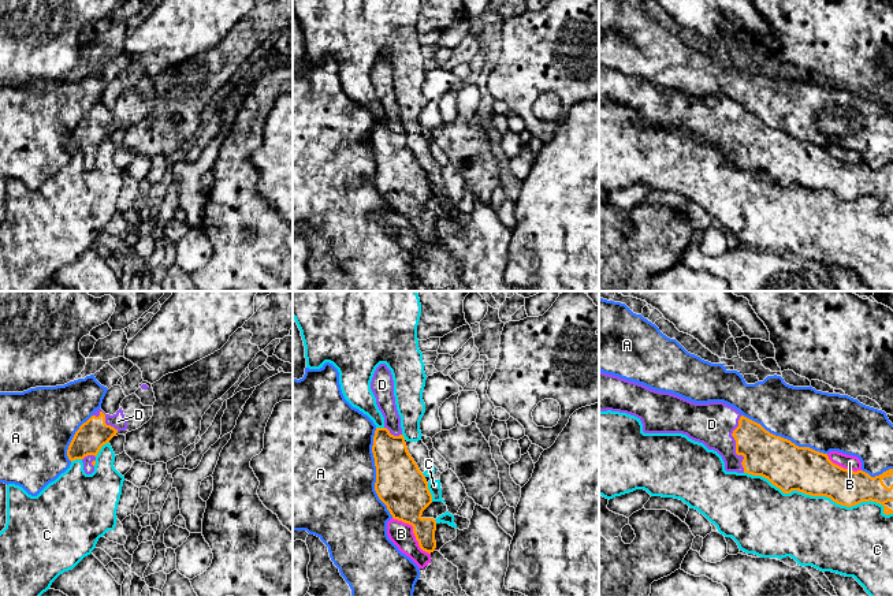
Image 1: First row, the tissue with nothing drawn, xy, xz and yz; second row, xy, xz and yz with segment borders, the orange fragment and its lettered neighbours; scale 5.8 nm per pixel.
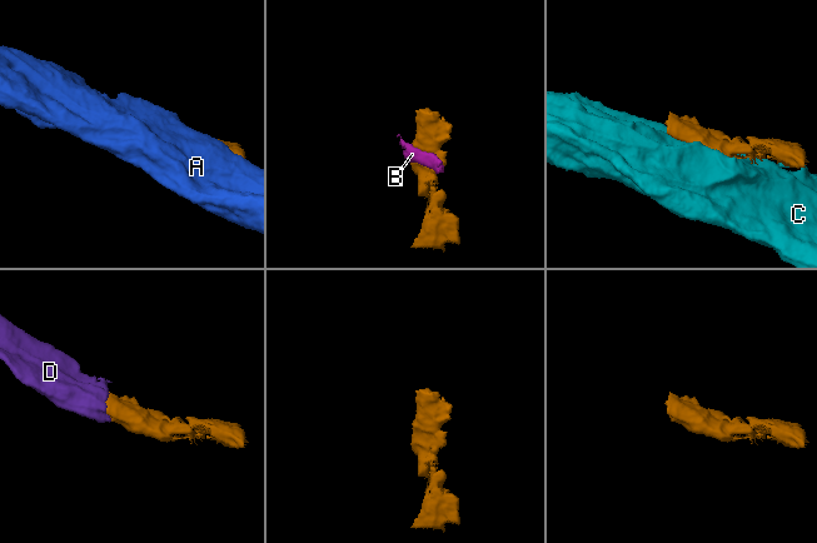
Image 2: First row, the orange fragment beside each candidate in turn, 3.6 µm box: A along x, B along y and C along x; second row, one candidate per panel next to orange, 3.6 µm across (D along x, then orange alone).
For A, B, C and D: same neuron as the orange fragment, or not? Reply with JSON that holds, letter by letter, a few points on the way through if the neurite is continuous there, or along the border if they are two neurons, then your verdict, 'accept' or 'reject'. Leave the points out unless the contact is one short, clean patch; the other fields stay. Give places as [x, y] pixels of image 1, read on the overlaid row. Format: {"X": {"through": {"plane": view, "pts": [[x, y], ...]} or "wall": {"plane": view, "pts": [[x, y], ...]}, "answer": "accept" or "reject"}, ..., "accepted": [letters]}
{"A": {"answer": "reject"}, "B": {"wall": {"plane": "xz", "pts": [[393, 517], [408, 522], [412, 526], [417, 544], [430, 554]]}, "answer": "reject"}, "C": {"answer": "reject"}, "D": {"through": {"plane": "yz", "pts": [[776, 458], [745, 446], [736, 446], [711, 424]]}, "answer": "accept"}, "accepted": ["D"]}

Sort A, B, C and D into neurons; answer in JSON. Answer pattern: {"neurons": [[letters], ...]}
{"neurons": [["A"], ["B"], ["C"], ["D"]]}

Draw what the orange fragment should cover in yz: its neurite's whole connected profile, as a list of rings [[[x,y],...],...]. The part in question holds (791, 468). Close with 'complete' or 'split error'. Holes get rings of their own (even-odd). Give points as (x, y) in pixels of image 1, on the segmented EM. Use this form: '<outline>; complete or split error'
[[[599,370],[599,410],[637,417],[644,433],[687,435],[717,451],[725,462],[726,472],[762,476],[784,493],[799,491],[811,496],[826,496],[847,507],[871,500],[883,506],[883,514],[893,514],[893,469],[875,477],[863,470],[844,469],[833,463],[827,454],[799,447],[788,439],[775,436],[723,402],[695,403]]]; split error

